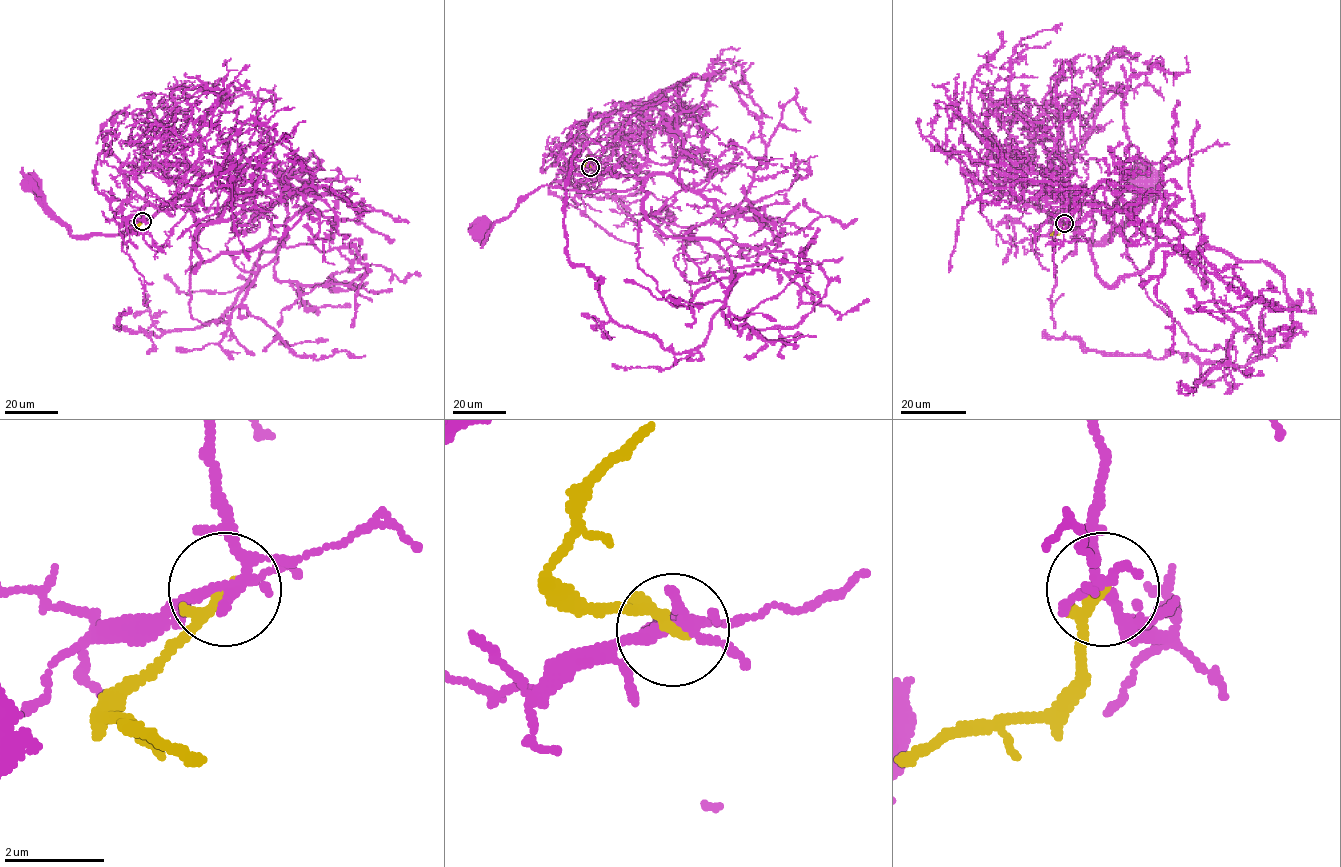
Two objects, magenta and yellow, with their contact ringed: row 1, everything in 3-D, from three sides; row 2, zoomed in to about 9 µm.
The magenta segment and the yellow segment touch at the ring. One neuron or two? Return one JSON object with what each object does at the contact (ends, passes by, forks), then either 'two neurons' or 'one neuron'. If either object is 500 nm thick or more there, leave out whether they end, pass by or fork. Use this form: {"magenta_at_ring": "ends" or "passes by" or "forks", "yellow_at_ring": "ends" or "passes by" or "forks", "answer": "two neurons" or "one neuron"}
{"magenta_at_ring": "forks", "yellow_at_ring": "ends", "answer": "two neurons"}

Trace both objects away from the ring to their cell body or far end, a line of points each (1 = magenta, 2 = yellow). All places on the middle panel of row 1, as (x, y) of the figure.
1: (590, 167), (635, 178), (637, 184), (624, 191), (584, 191), (542, 185), (524, 195), (508, 217), (478, 231)
2: (590, 167), (584, 163), (589, 155)

